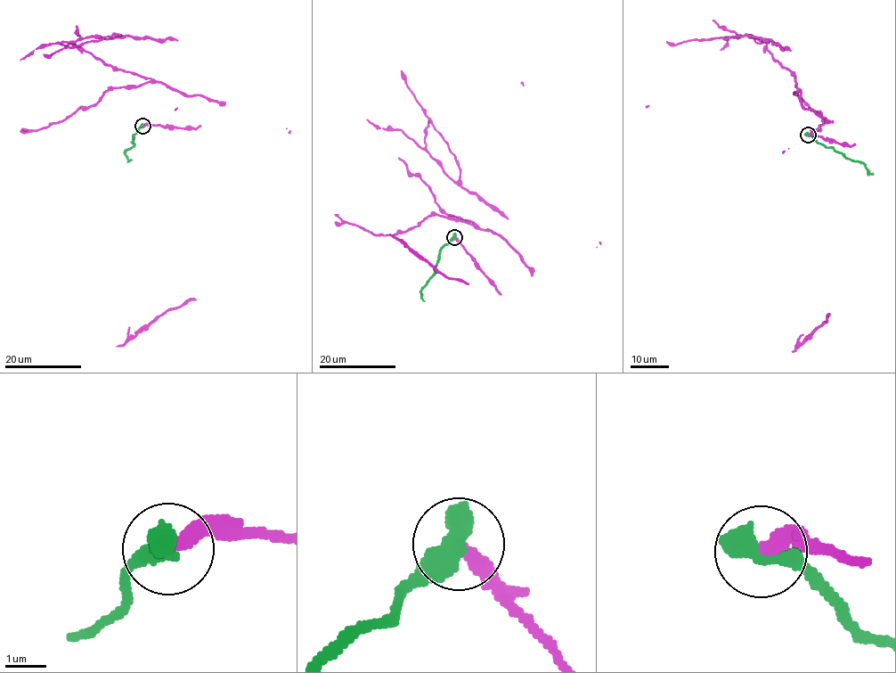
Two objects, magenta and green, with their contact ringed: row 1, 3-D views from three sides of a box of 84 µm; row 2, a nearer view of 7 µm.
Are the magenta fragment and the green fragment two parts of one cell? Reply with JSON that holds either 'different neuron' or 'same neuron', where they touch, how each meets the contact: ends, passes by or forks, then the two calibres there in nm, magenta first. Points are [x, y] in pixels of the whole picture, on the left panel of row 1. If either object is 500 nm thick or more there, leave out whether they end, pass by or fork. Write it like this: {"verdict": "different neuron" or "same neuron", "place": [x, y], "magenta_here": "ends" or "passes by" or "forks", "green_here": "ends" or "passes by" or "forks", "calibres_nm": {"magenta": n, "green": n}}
{"verdict": "different neuron", "place": [142, 126], "calibres_nm": {"magenta": 360, "green": 700}}

